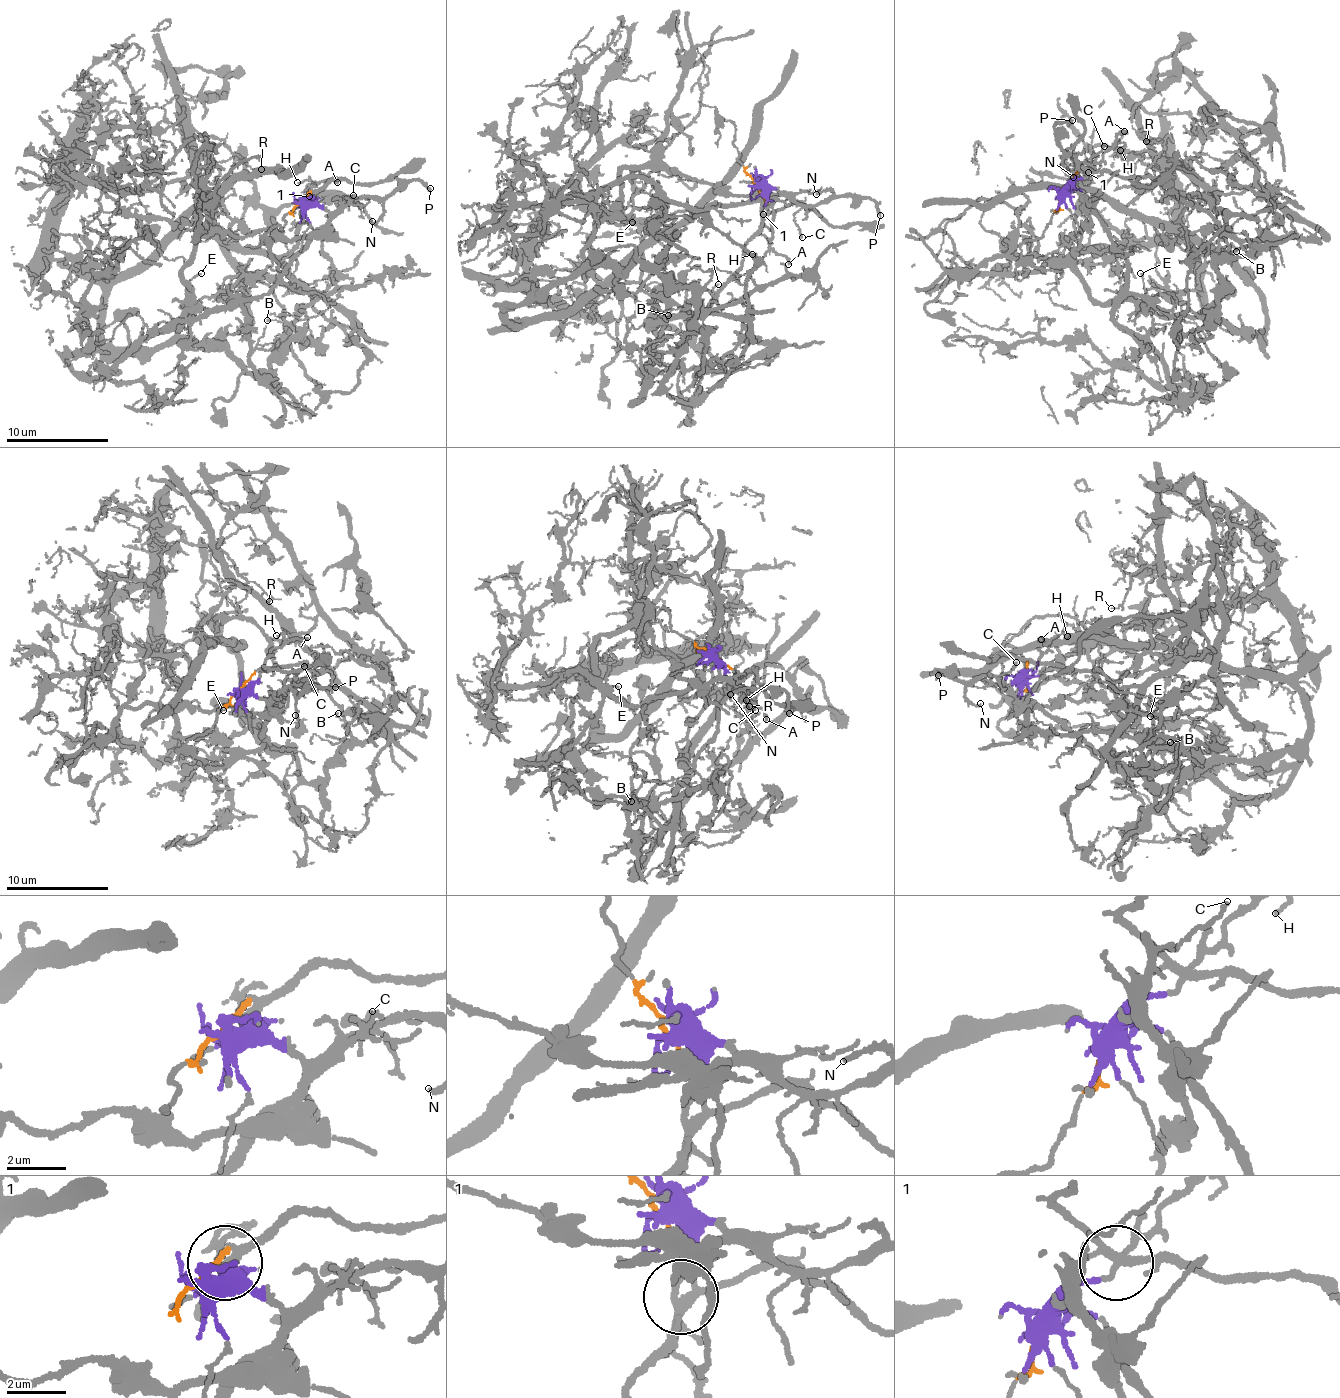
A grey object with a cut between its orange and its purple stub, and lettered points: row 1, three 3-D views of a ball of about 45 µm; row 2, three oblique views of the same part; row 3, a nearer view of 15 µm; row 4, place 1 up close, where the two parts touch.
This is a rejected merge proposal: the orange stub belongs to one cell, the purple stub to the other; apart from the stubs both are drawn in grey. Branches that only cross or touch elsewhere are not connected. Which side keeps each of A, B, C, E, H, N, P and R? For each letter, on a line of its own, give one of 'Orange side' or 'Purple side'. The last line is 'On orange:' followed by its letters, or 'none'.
A: Purple side
B: Orange side
C: Purple side
E: Orange side
H: Purple side
N: Purple side
P: Purple side
R: Orange side
On orange: B, E, R

